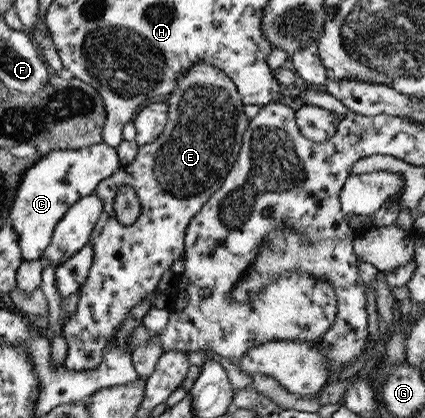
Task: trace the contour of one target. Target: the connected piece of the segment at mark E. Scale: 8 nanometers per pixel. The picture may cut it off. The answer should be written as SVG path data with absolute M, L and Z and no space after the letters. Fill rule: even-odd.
M210 63L192 65L178 80L176 89L165 101L167 105L166 125L159 137L136 150L132 160L121 164L120 168L105 181L98 182L93 193L102 203L102 212L94 222L90 232L88 245L92 247L92 262L84 282L79 287L80 296L72 316L61 327L62 336L66 340L66 357L62 364L65 369L81 371L91 369L100 362L102 348L114 336L116 328L122 326L126 312L136 306L144 296L156 288L160 275L170 269L174 260L184 259L184 234L190 219L210 198L223 178L232 168L241 146L241 135L248 127L248 118L242 112L242 102L231 79ZM118 186L132 186L134 194L140 202L140 213L130 225L122 225L116 221L112 211L112 200Z

